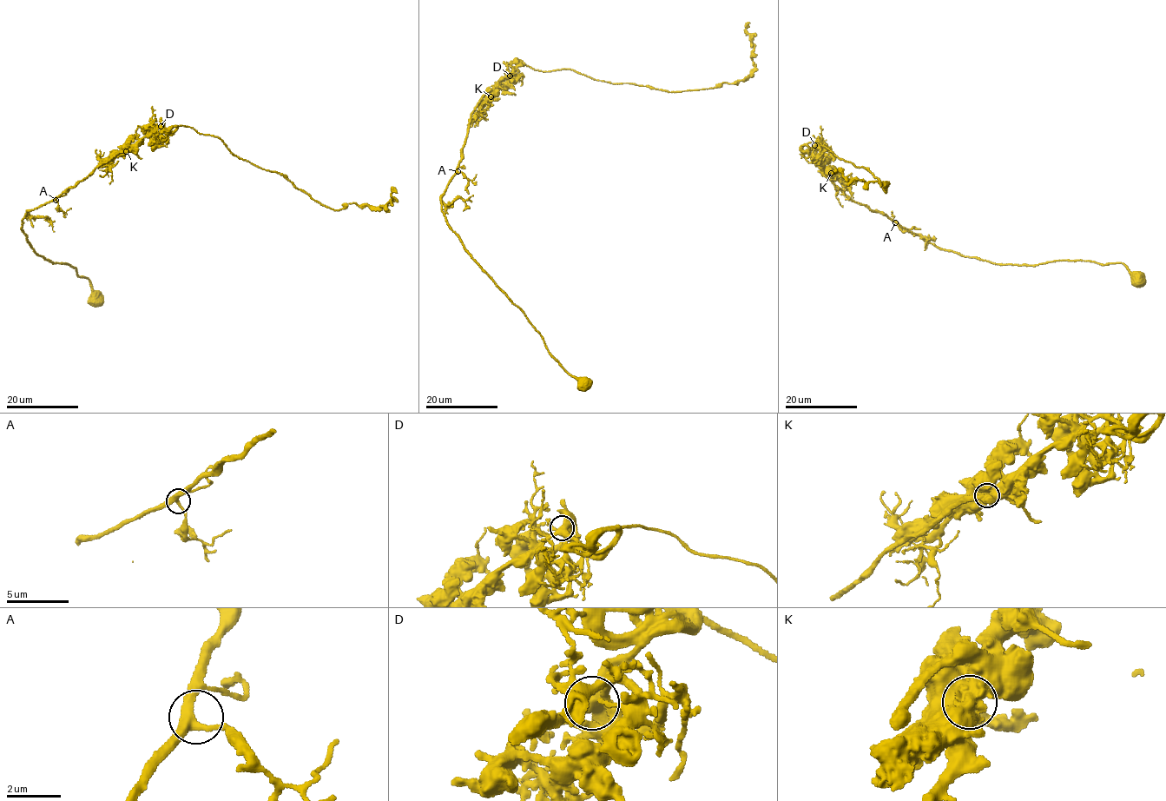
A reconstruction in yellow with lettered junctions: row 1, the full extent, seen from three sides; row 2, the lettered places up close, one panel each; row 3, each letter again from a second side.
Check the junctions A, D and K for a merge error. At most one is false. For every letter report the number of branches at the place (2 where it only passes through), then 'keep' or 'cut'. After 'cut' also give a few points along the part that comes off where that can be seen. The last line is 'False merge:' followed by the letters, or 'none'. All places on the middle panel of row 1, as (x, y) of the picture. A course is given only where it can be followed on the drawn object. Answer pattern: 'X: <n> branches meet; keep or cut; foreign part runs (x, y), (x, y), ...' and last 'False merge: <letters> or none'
A: 3 branches meet; keep
D: 5 branches meet; keep
K: 1 branches meet; cut; foreign part runs (490, 96), (475, 120)
False merge: K

